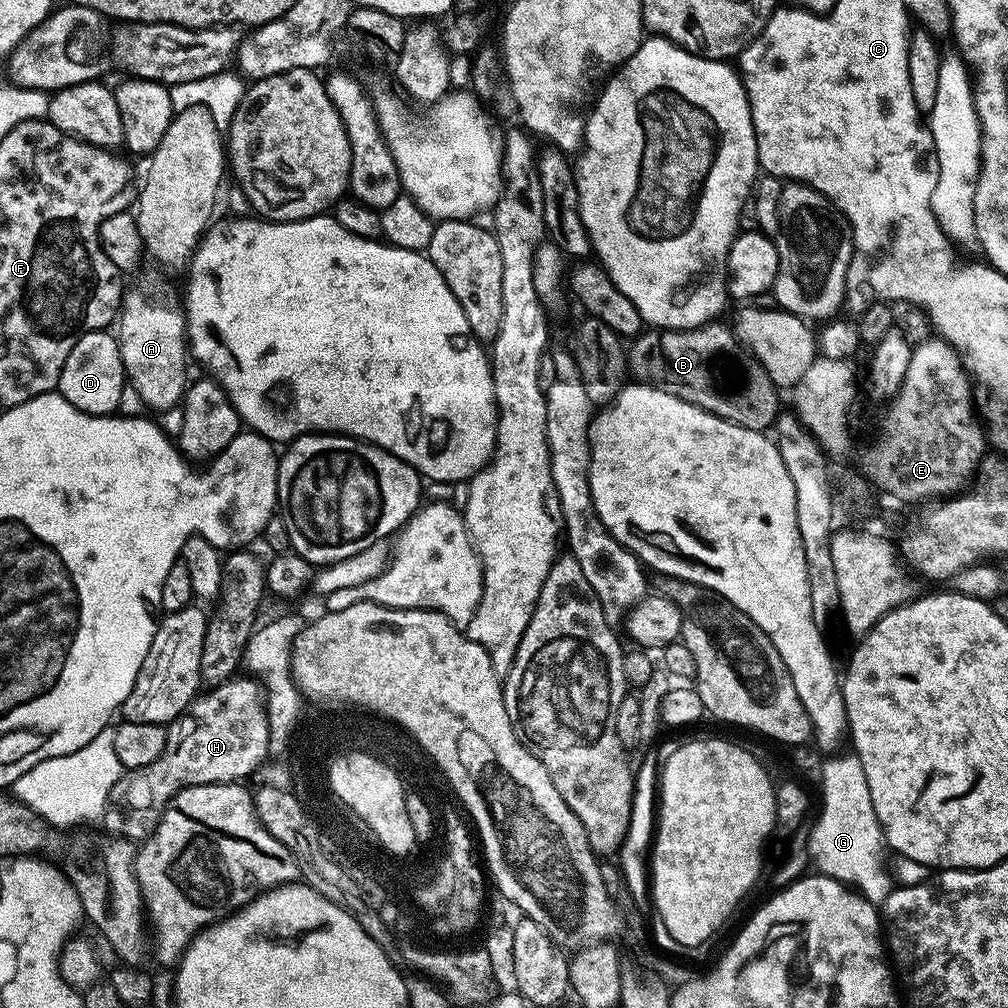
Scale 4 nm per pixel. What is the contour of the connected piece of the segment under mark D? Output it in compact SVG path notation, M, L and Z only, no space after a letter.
M111 331L91 332L70 350L70 358L62 366L58 391L78 410L91 416L110 416L120 407L122 390L126 387L124 363L120 353L120 341Z

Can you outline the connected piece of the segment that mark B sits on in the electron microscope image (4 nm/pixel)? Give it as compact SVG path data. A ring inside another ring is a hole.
M720 322L702 328L641 331L631 341L627 354L628 371L639 383L677 396L746 430L771 429L782 411L781 393L774 381L750 351L742 351L733 329L723 328ZM732 360L736 360L736 364Z

